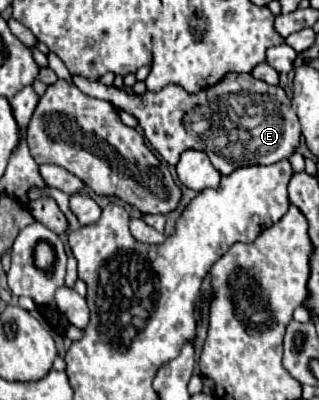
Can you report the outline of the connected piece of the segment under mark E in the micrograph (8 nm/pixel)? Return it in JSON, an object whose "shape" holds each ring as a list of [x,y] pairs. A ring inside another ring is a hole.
{"shape":[[[73,74],[73,84],[83,94],[107,100],[115,108],[133,114],[139,120],[145,138],[169,164],[177,164],[181,152],[195,148],[203,150],[221,174],[231,174],[241,166],[275,164],[293,154],[299,146],[301,126],[291,108],[291,98],[279,84],[269,86],[251,74],[227,74],[221,82],[199,94],[189,94],[181,86],[165,86],[159,92],[147,90],[143,94],[133,94],[125,88],[105,86],[101,80],[89,80],[79,74]],[[213,102],[227,104],[215,106]]]}

